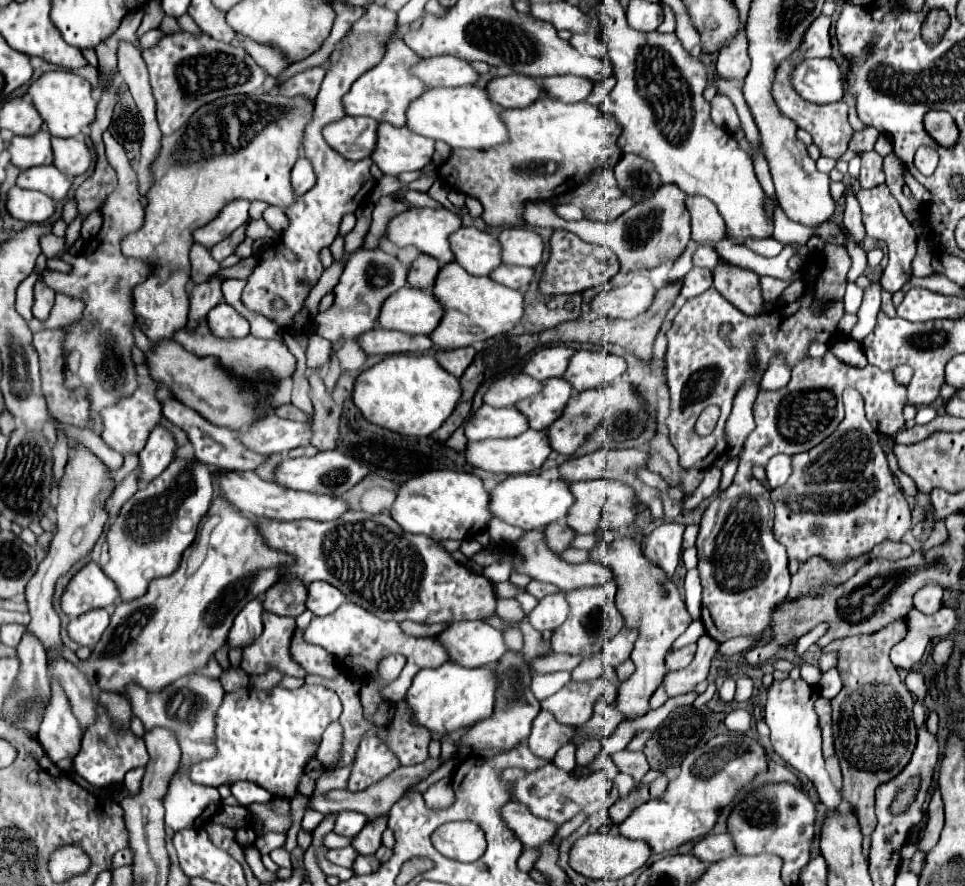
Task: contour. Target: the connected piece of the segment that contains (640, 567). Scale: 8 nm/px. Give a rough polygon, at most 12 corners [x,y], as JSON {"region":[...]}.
{"region":[[633,540],[601,542],[625,626],[639,628],[635,672],[619,686],[623,720],[645,716],[663,654],[691,624],[673,580]]}

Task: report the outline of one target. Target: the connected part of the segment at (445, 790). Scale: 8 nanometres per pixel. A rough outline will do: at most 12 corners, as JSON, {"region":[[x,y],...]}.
{"region":[[449,778],[423,794],[431,808],[449,806],[455,794]]}

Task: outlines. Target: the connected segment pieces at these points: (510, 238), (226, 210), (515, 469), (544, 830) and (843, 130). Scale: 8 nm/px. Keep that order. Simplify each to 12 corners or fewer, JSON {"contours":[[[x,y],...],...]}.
{"contours":[[[525,226],[499,234],[503,262],[537,266],[543,240]],[[231,200],[195,232],[207,248],[249,218],[247,200]],[[543,430],[467,446],[495,474],[535,472],[553,452]],[[527,806],[503,808],[507,826],[525,848],[551,842],[559,824],[535,816]],[[779,66],[773,98],[813,136],[821,156],[839,160],[853,128],[844,101],[807,102],[791,86],[795,66]]]}

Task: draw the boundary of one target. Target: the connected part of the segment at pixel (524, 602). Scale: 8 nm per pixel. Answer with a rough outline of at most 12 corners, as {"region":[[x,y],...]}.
{"region":[[519,592],[515,600],[525,614],[537,606],[537,598],[527,592]]}

